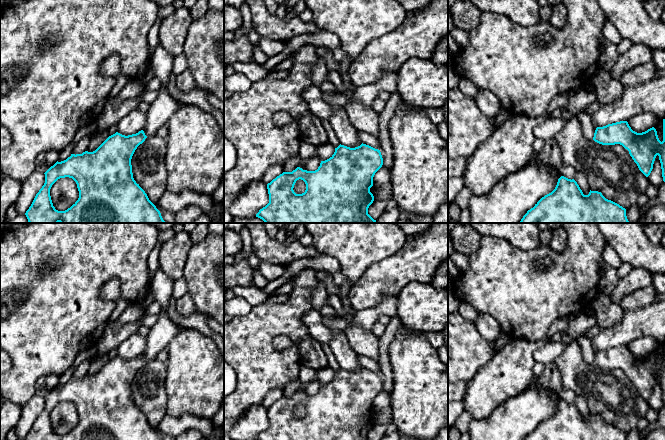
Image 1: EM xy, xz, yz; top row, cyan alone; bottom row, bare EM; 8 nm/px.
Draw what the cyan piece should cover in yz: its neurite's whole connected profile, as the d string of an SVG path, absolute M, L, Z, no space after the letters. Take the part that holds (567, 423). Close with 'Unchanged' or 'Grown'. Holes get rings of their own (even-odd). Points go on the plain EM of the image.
M561 400L555 413L542 421L524 440L626 440L626 433L606 423L601 416L591 415L584 419L574 403Z. Unchanged

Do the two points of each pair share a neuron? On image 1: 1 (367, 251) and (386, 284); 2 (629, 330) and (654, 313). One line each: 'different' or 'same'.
1: different
2: same

